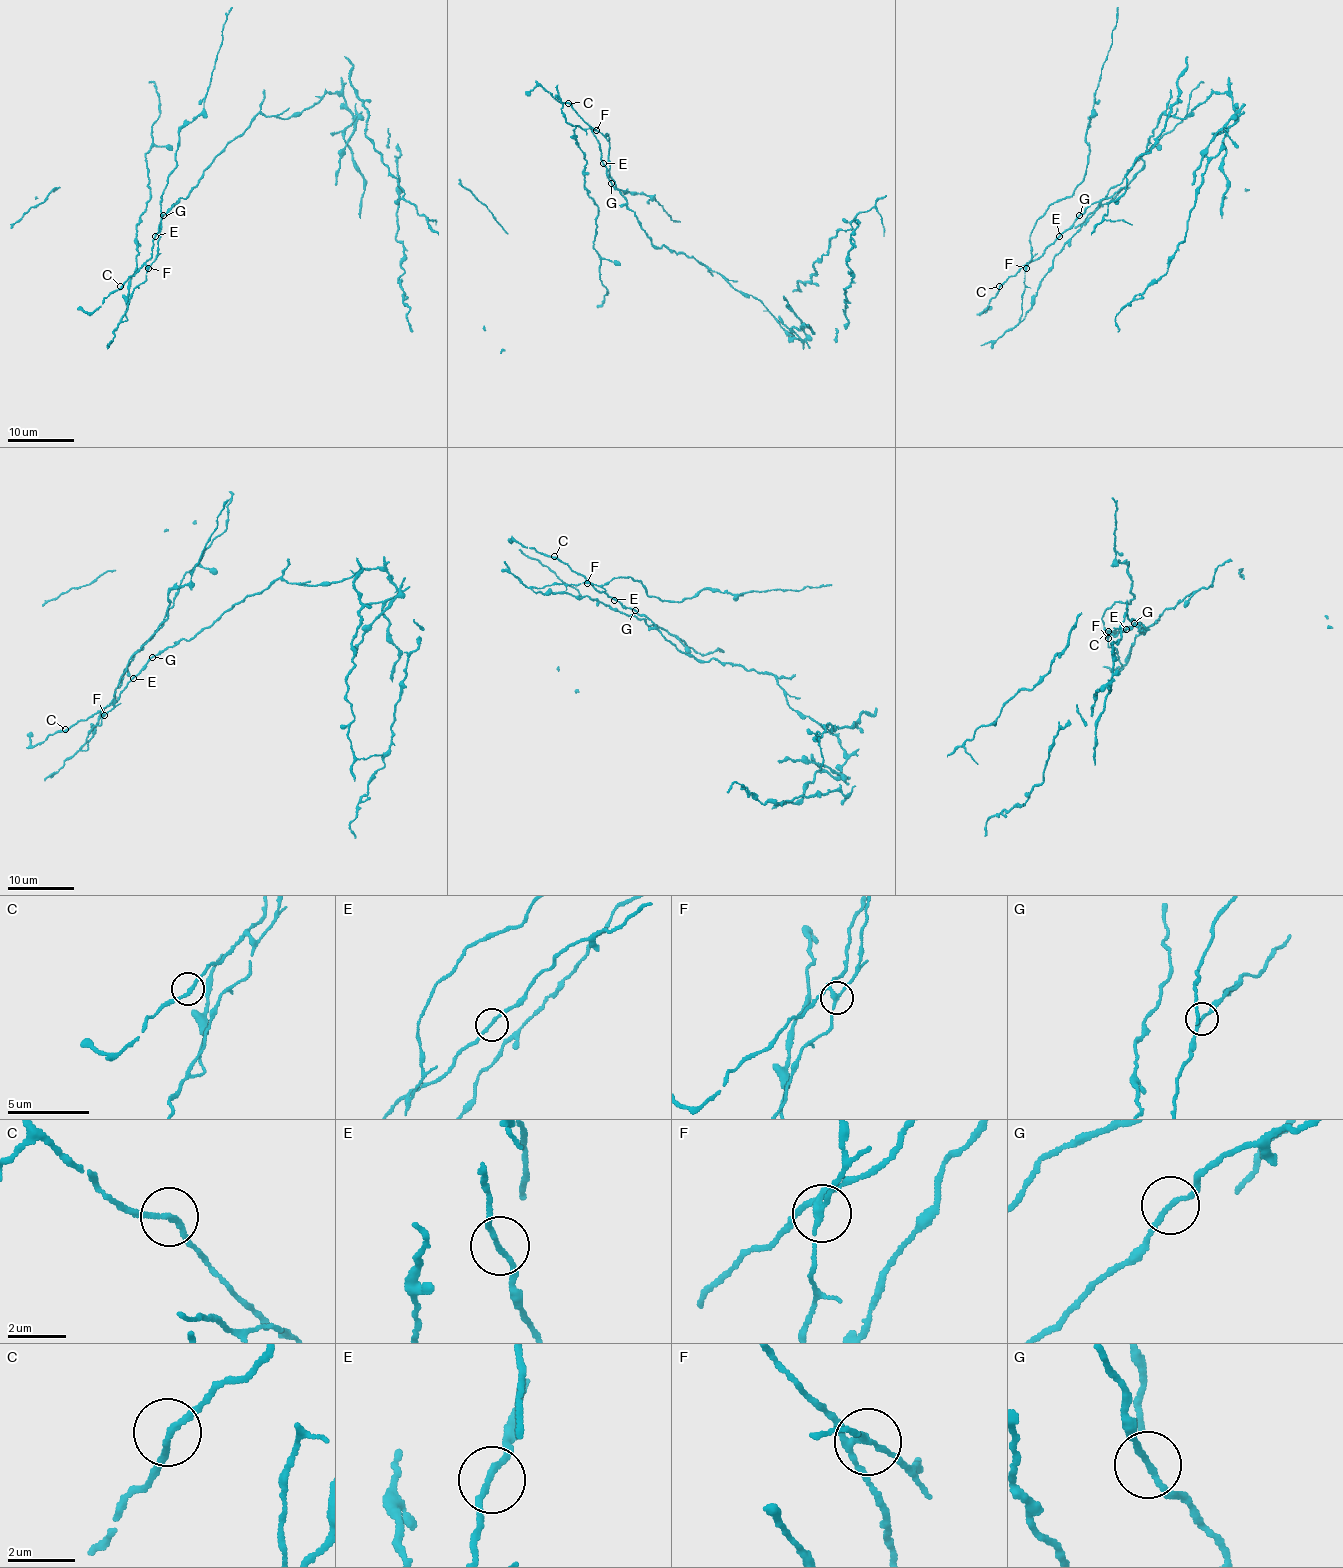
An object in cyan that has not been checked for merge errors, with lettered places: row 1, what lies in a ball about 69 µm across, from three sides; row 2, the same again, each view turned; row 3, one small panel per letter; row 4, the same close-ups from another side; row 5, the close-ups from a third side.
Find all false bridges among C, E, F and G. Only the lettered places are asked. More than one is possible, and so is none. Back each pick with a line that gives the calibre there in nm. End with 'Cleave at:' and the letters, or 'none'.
F: calibre 200 nm
G: calibre 160 nm
Cleave at: F, G

